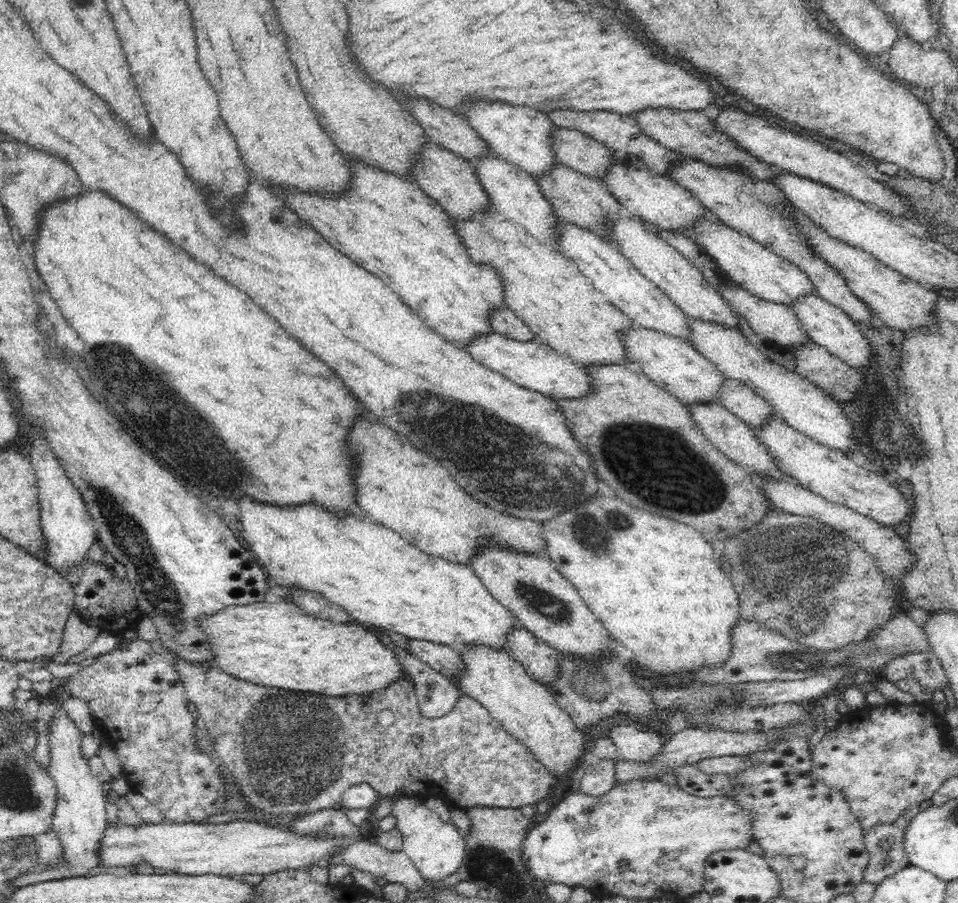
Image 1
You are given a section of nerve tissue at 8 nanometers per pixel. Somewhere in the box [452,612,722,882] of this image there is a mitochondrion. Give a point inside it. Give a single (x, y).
(586, 682)

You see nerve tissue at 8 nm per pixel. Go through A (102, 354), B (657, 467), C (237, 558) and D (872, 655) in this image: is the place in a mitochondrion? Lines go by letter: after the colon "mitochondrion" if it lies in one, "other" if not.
A: mitochondrion
B: mitochondrion
C: other
D: mitochondrion

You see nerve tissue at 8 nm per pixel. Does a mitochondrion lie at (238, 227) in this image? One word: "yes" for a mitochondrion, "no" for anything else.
no

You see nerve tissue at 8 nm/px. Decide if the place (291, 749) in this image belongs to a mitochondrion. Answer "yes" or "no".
yes

